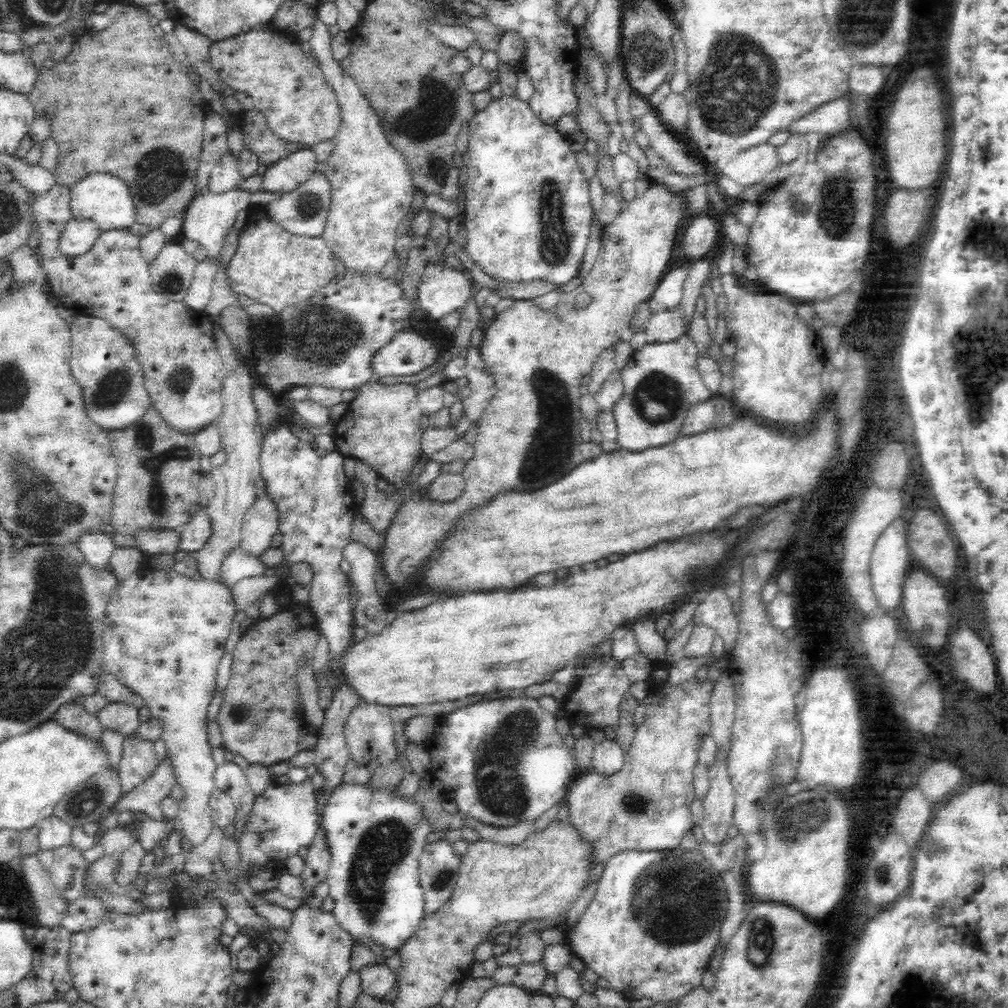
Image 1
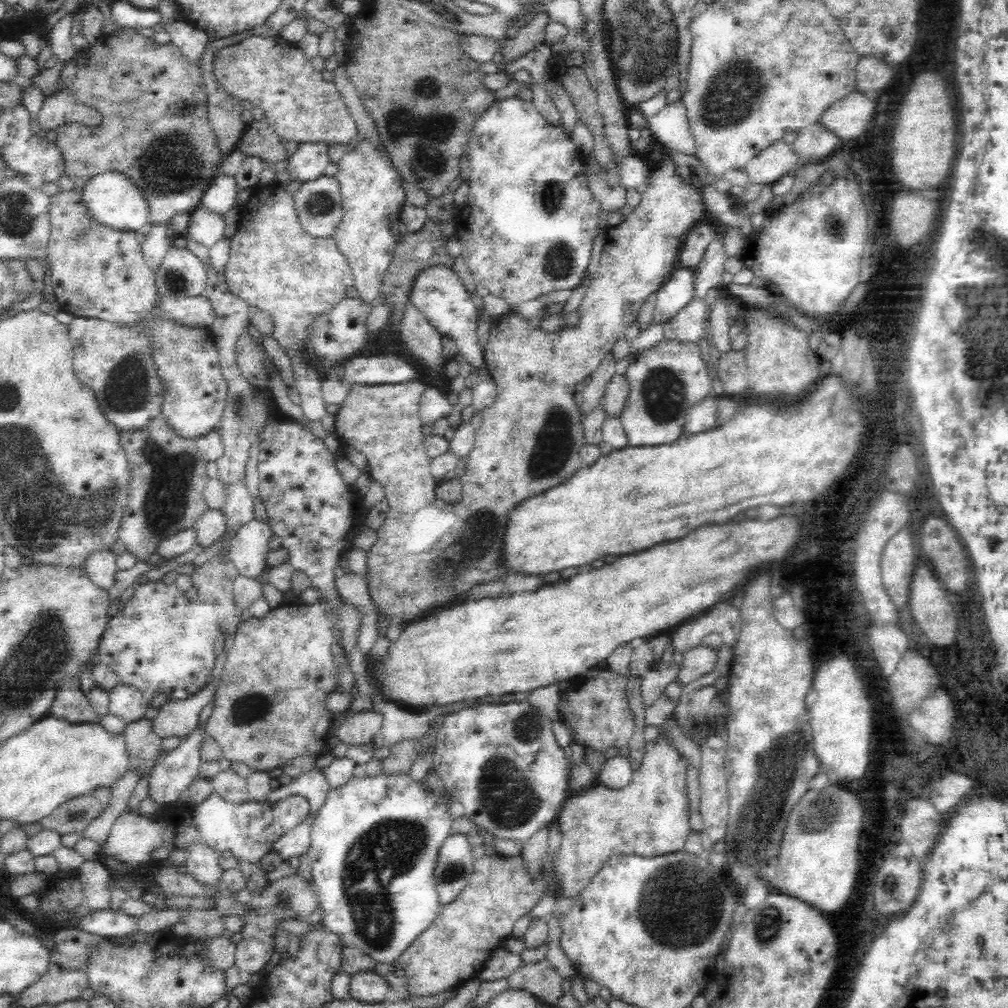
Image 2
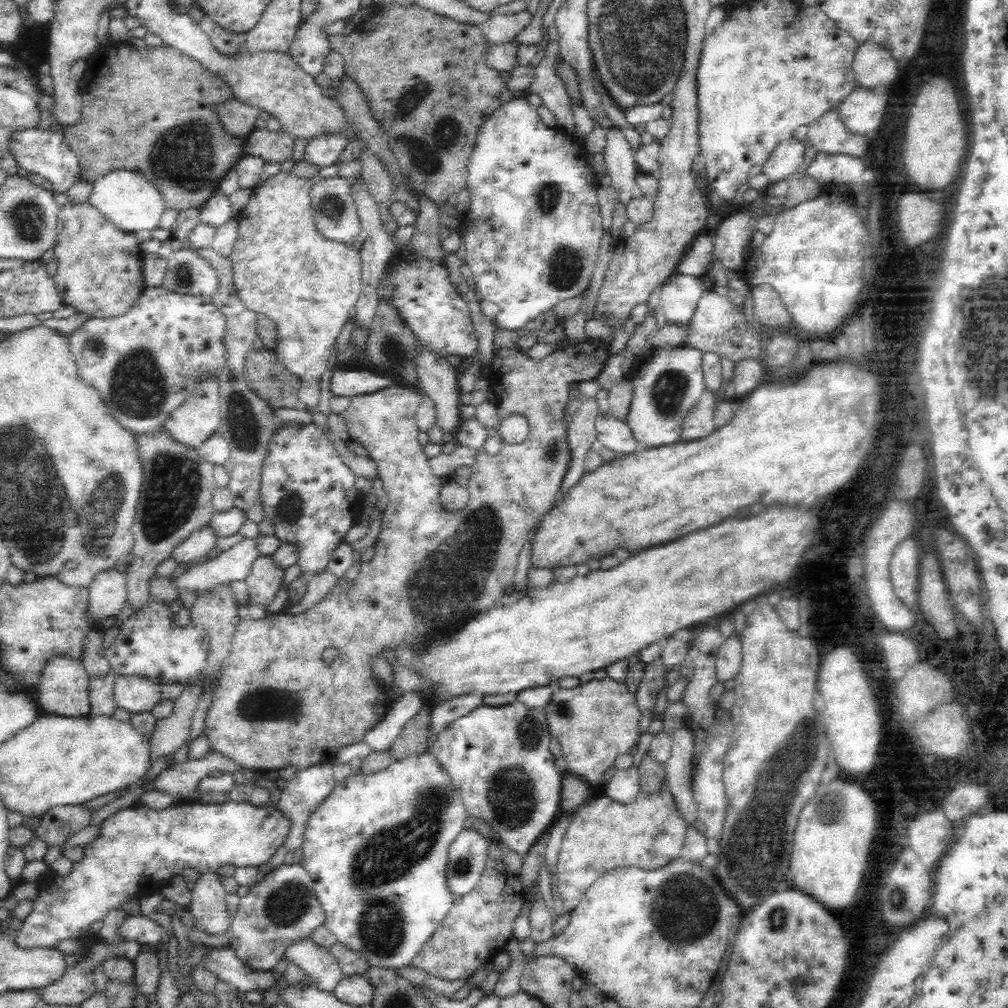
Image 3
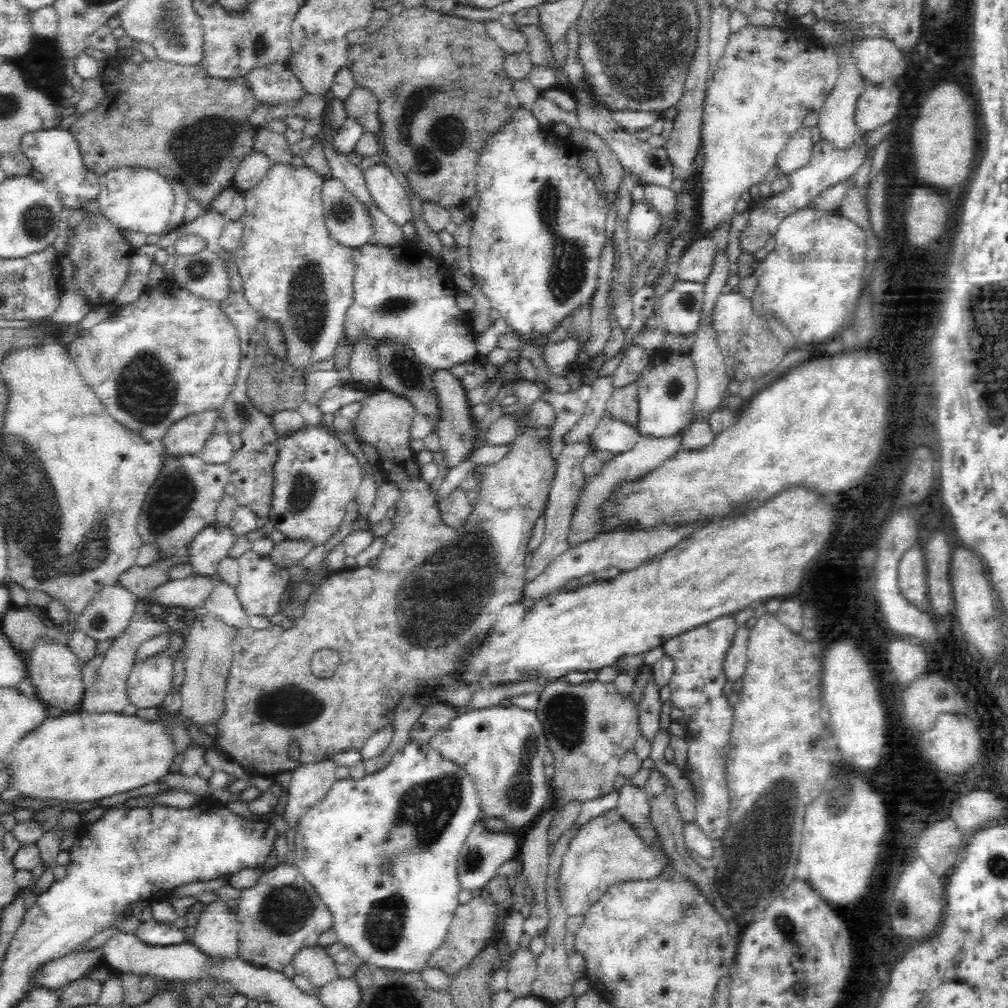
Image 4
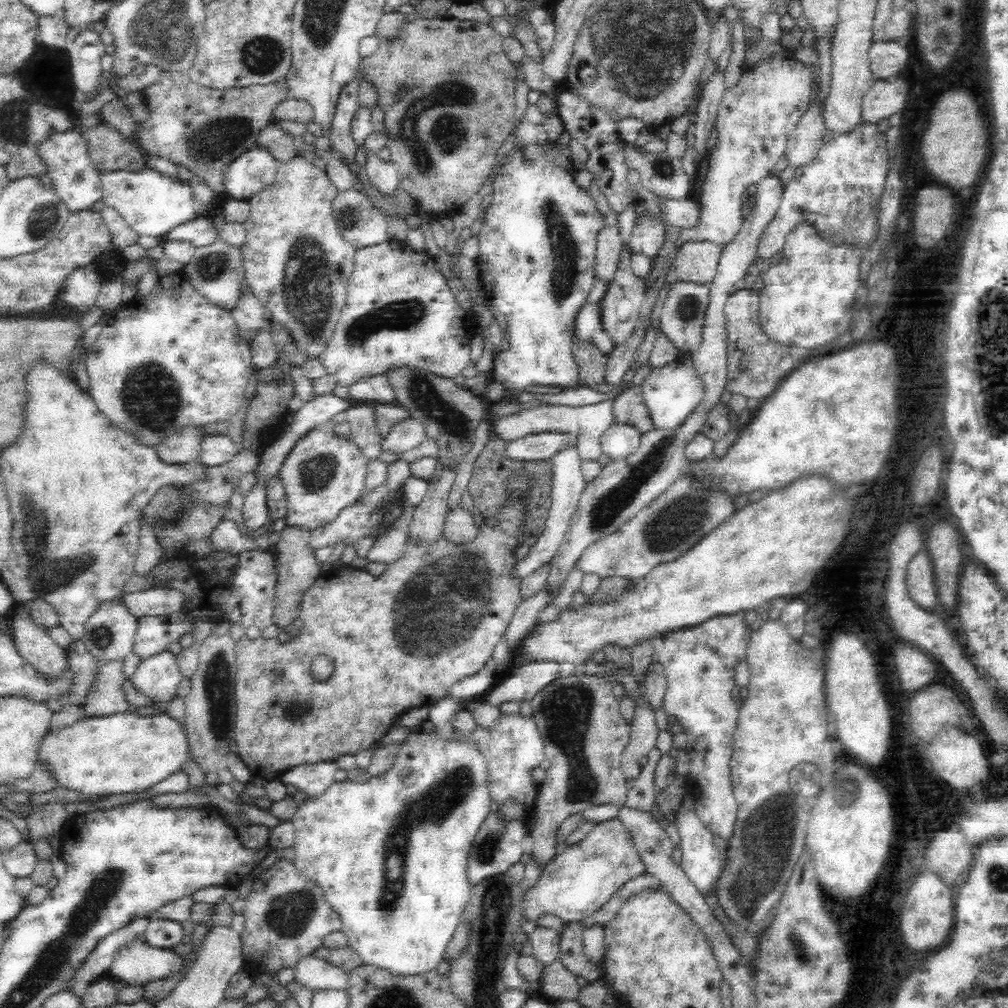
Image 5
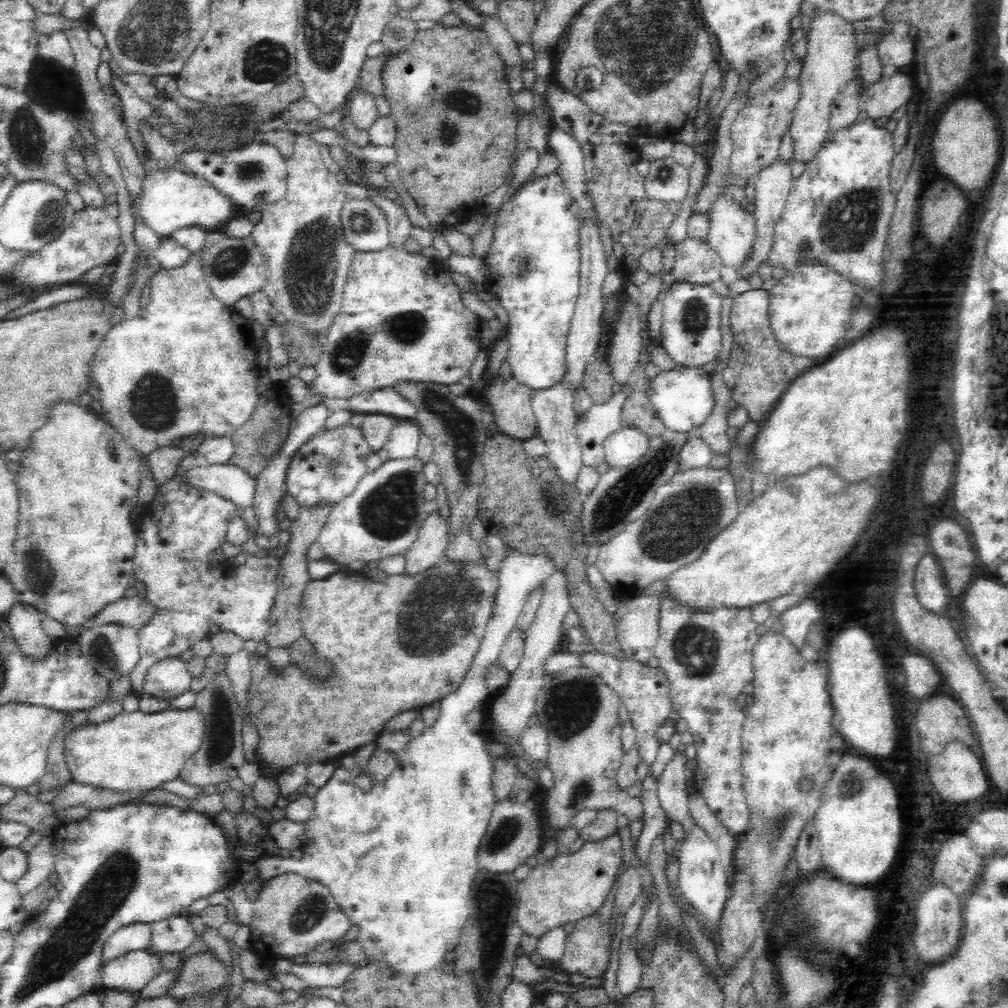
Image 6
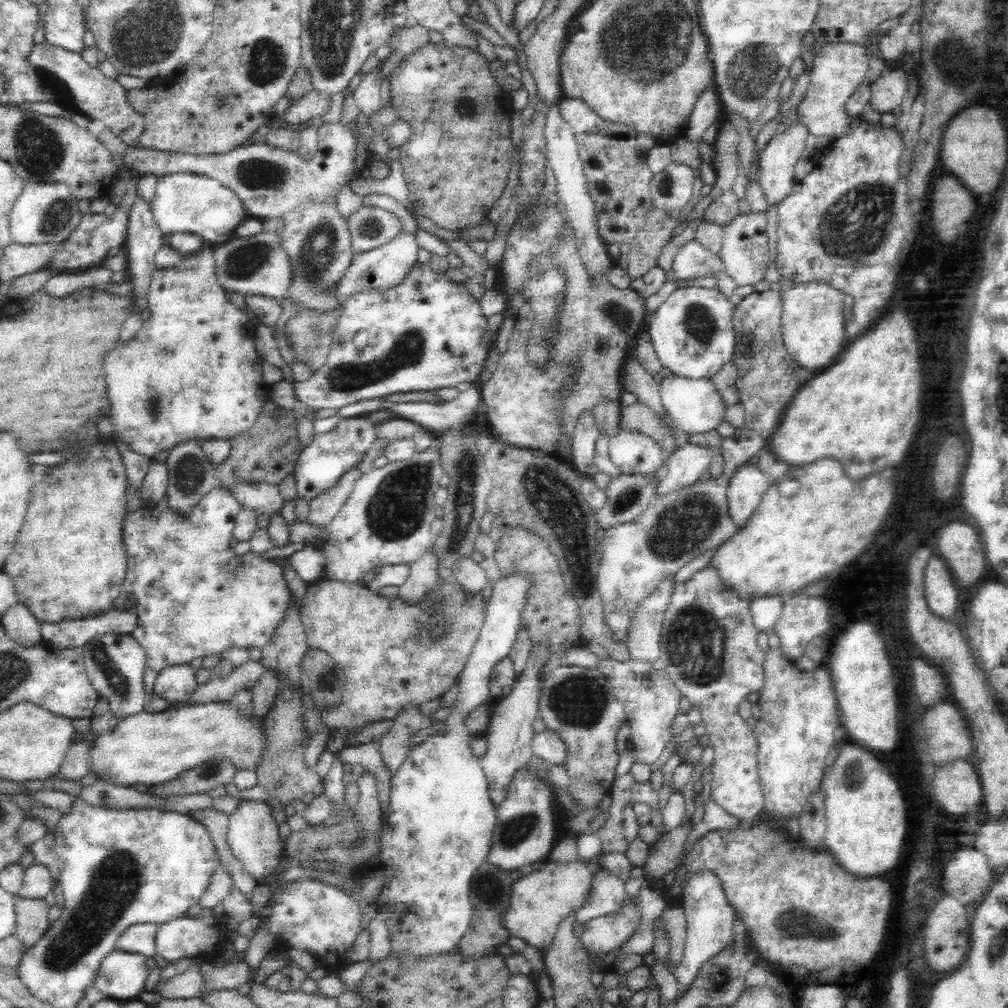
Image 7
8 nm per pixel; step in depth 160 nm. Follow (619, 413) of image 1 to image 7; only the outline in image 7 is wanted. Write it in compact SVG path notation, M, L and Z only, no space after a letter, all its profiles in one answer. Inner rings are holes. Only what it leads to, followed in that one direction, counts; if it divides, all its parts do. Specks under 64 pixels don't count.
M671 373L658 384L660 406L672 430L686 435L708 432L725 422L726 405L720 399L720 393L709 378L688 378Z

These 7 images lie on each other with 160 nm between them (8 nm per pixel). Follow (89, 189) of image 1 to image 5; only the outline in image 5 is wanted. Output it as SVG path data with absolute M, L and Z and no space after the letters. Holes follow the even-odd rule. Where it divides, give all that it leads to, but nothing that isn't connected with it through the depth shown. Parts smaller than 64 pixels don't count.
M146 167L132 172L126 169L101 172L103 198L106 207L113 208L141 236L162 237L178 224L196 216L191 192L193 188L170 179L157 169Z

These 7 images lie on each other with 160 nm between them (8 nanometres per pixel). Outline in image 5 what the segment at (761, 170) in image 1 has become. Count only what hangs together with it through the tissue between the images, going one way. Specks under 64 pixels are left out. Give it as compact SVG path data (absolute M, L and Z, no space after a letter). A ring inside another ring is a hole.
M818 98L802 115L794 131L788 135L786 148L787 166L799 168L806 166L820 150L823 134L827 131L824 126L822 111L819 110Z

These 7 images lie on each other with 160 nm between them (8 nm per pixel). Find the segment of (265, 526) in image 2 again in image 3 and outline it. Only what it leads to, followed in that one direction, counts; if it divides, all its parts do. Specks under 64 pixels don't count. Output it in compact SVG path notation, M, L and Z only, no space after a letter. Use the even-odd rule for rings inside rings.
M243 537L216 558L193 565L174 582L178 588L197 593L224 582L247 581L260 556L258 539Z

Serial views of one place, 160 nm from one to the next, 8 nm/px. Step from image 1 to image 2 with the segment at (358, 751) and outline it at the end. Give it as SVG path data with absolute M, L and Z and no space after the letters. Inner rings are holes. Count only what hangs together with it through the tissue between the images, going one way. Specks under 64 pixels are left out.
M375 708L348 714L336 731L336 737L328 738L329 742L336 744L339 740L348 745L368 744L372 742L382 728L384 715Z

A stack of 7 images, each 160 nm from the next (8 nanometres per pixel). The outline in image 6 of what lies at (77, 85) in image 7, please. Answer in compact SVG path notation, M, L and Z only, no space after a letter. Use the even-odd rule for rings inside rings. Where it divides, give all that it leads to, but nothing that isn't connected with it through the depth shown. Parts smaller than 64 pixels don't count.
M54 30L38 35L38 56L57 61L65 68L72 68L74 55L66 30Z

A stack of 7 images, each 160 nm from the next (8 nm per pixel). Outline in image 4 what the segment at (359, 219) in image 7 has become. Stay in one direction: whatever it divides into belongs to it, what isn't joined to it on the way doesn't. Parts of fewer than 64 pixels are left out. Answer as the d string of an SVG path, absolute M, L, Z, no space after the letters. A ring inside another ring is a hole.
M323 179L320 198L324 222L332 240L351 249L368 242L368 216L341 180Z

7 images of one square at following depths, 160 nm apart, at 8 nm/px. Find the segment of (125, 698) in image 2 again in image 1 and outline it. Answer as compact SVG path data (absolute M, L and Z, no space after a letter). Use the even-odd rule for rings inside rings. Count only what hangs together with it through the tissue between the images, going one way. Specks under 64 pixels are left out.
M109 702L98 712L97 717L103 731L120 734L124 740L134 736L136 729L140 726L138 711L122 703Z

